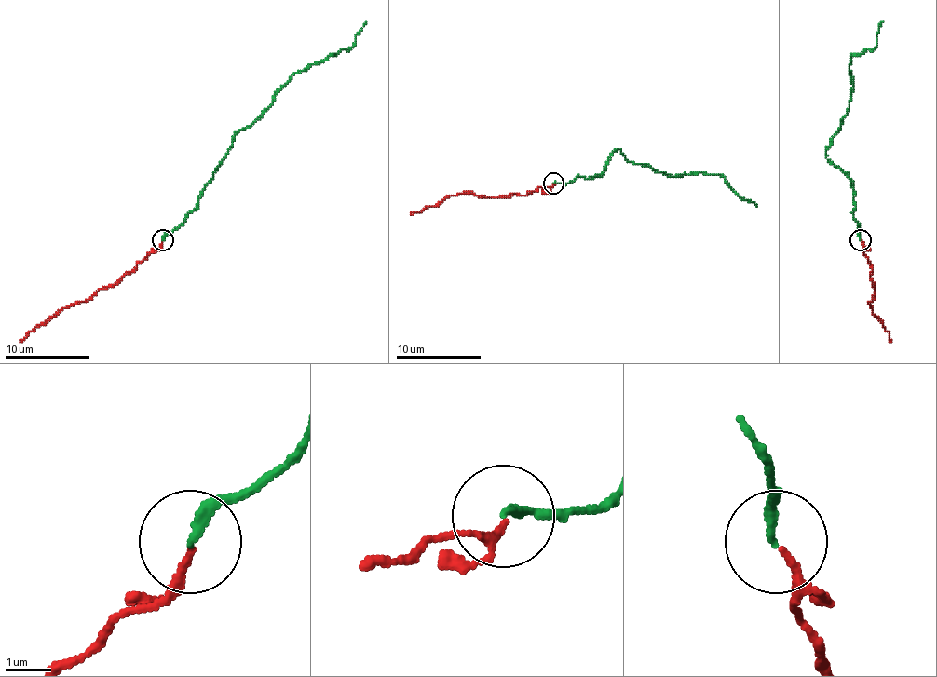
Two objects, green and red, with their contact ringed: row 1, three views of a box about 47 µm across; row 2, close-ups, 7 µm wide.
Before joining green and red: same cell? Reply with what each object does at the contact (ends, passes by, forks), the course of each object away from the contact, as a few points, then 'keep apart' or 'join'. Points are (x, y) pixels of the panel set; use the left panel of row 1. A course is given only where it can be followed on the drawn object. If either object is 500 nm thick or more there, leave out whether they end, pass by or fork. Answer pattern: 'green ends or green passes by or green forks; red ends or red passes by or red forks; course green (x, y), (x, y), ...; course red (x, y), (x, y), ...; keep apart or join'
green ends; red passes by; course green (162, 240), (194, 209), (238, 132), (262, 113), (295, 73), (353, 45), (355, 34), (366, 21); course red (162, 240), (156, 250), (114, 285), (99, 289), (84, 302), (56, 312), (20, 342); join

